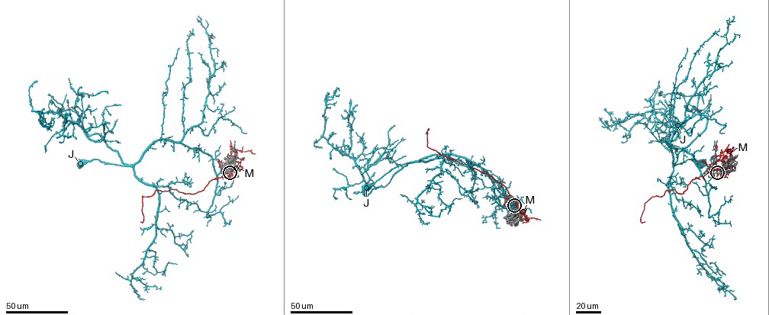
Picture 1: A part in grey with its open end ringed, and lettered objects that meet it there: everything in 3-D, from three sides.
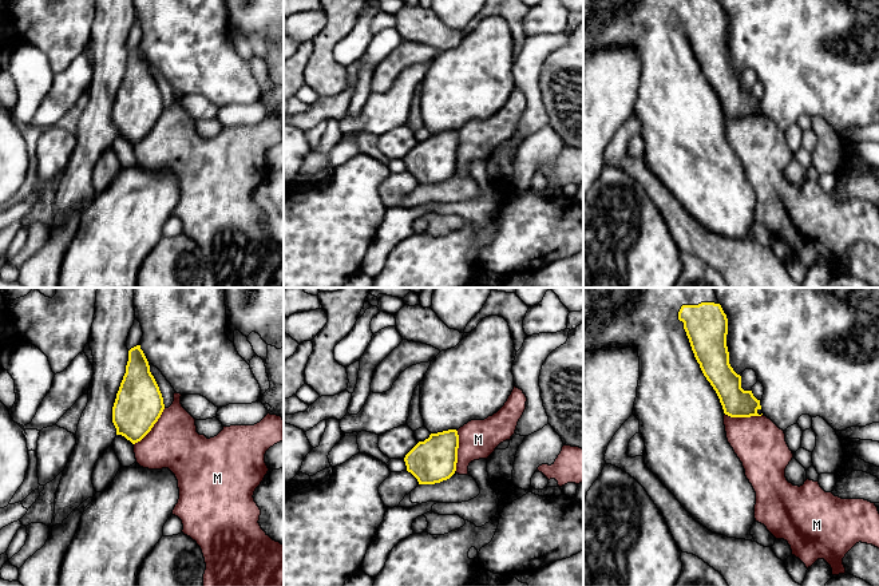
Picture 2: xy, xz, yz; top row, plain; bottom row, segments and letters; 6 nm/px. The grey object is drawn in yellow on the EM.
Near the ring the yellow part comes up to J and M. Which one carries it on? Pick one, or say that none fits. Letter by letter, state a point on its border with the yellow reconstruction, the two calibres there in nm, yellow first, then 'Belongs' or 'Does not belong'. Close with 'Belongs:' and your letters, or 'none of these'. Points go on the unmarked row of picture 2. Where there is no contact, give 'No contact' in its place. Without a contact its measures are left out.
J: No contact. Does not belong
M: Touches yellow at xz (456, 151). Thickness 260 nm (yellow) against 240 nm. Does not belong
Belongs: none of these

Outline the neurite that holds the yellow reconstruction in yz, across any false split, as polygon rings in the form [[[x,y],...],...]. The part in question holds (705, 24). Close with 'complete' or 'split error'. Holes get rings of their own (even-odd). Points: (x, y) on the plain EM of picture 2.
[[[583,0],[583,54],[598,51],[602,48],[634,48],[640,58],[640,80],[637,87],[637,98],[634,102],[633,115],[640,120],[640,134],[645,142],[644,161],[646,167],[662,182],[662,185],[676,197],[681,206],[692,215],[692,218],[706,227],[709,231],[736,239],[755,242],[751,235],[751,227],[756,222],[755,205],[756,193],[745,177],[743,163],[728,143],[724,116],[751,118],[761,116],[761,110],[752,91],[741,88],[741,76],[737,75],[729,64],[729,52],[726,47],[728,19],[718,0]]]; split error

